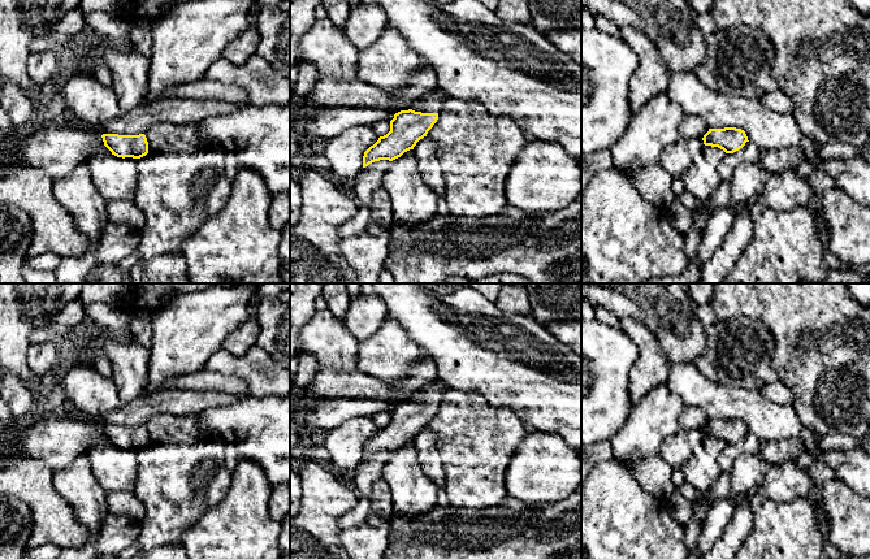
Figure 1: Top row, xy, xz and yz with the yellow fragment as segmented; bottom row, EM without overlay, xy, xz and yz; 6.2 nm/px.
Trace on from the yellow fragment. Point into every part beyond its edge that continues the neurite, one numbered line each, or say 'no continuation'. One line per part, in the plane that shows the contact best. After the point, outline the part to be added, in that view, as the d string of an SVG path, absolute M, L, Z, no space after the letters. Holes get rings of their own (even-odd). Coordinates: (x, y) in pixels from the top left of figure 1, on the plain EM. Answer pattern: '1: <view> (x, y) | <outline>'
1: xz (432, 393) | M434 380L412 394L412 402L421 404L440 404L447 387L441 380Z

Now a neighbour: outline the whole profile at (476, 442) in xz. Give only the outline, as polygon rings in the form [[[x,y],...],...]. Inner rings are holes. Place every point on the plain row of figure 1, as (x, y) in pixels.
[[[447,389],[438,411],[427,425],[434,432],[445,473],[449,503],[458,508],[482,510],[507,498],[506,469],[525,438],[524,422],[508,410],[489,406],[480,394]]]

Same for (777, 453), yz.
[[[788,438],[767,442],[762,451],[762,459],[770,467],[778,467],[787,462],[796,460],[802,454],[804,448],[801,442],[795,438]]]

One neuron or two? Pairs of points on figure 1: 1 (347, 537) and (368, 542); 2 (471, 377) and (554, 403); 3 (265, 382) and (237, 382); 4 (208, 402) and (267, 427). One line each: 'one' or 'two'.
1: one
2: one
3: two
4: two

